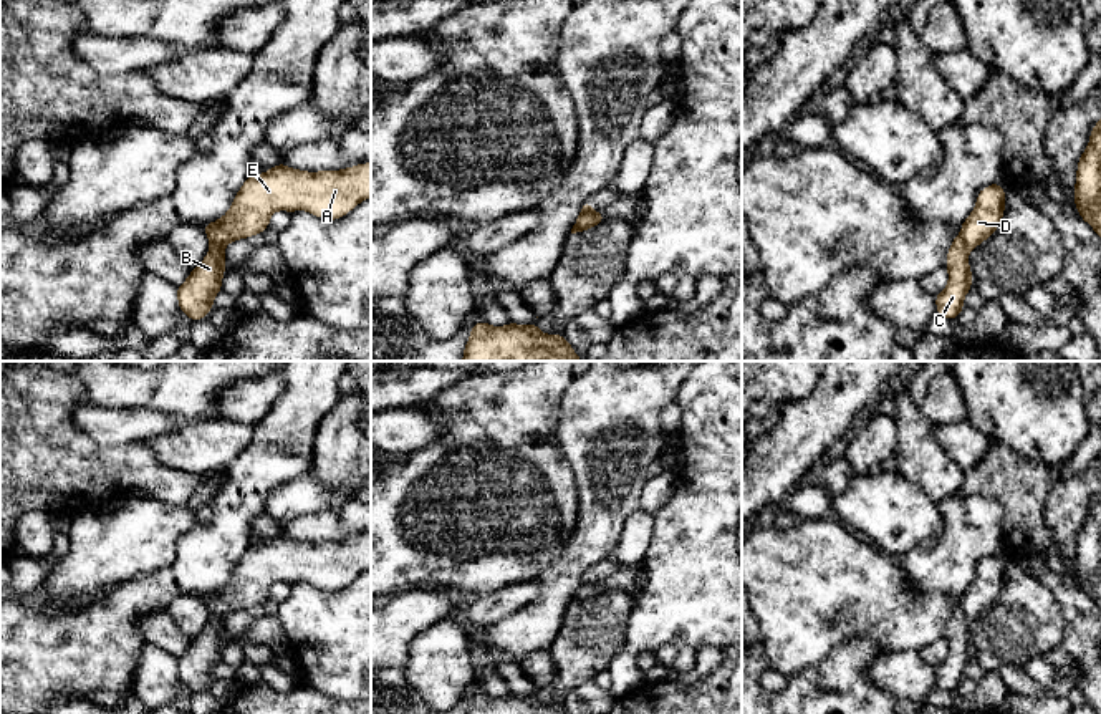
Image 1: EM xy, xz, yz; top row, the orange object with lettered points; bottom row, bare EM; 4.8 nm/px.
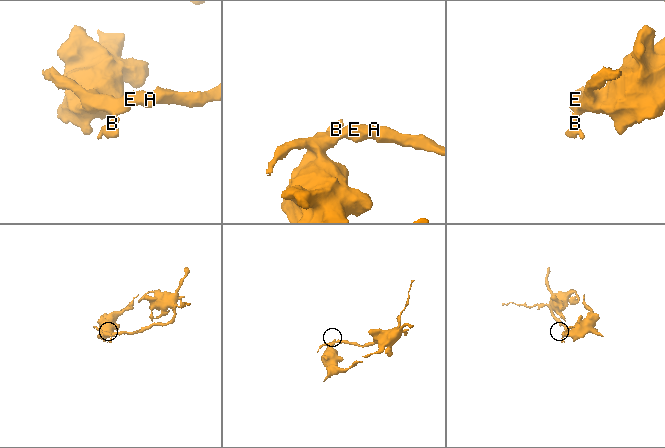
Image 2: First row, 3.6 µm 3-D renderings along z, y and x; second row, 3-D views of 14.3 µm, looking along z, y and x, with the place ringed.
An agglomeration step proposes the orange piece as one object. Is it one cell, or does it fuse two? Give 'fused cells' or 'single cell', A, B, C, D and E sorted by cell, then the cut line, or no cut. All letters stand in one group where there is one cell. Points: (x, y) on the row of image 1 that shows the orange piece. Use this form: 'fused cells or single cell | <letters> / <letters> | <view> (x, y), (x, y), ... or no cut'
fused cells | A D E / B C | yz (959, 237), (967, 250)

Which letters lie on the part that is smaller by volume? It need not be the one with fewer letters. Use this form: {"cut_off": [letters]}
{"cut_off": ["B", "C"]}

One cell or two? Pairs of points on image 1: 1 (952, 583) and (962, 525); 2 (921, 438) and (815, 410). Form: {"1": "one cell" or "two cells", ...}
{"1": "one cell", "2": "two cells"}

